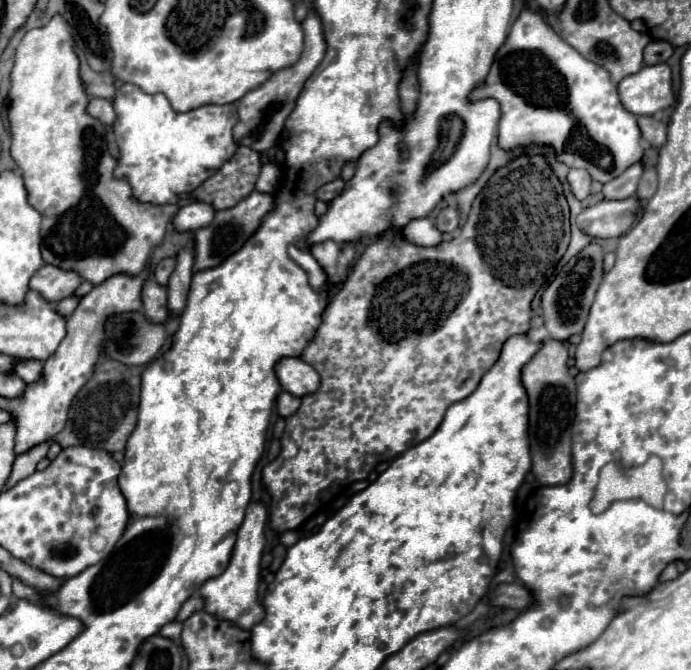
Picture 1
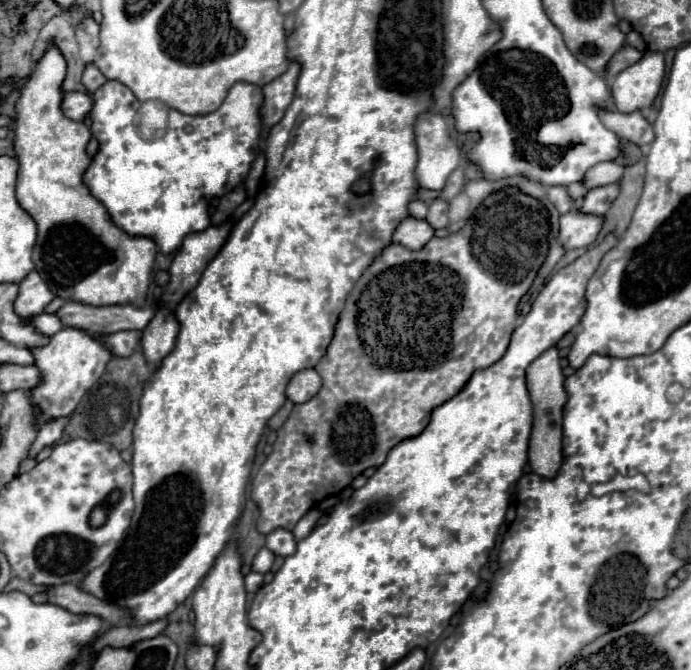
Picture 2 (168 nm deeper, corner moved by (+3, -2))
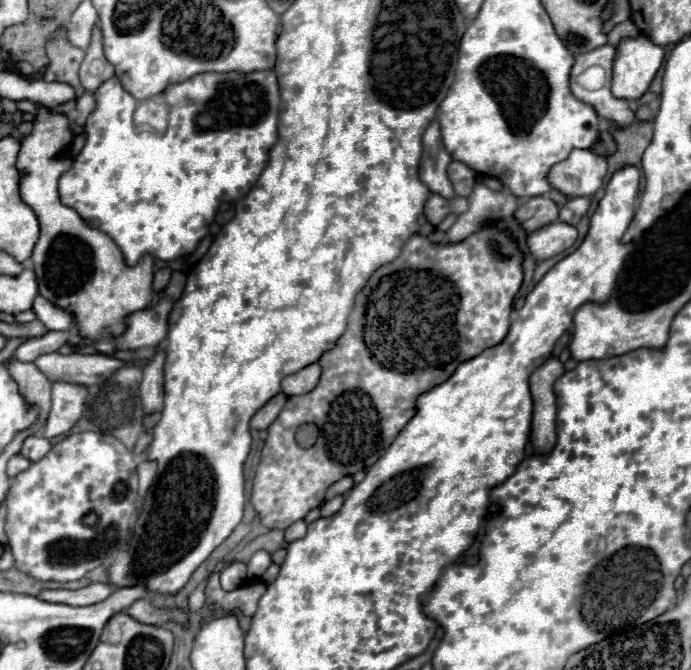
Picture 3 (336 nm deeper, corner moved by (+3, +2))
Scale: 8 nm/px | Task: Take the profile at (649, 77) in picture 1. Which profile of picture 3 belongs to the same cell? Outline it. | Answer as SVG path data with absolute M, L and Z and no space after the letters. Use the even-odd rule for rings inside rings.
M645 34L621 40L613 64L613 96L639 100L649 90L649 84L661 68L663 56L663 48L653 44Z

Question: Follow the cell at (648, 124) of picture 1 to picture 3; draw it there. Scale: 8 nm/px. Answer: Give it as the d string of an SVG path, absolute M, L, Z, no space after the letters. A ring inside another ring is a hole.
M607 44L607 46L601 46L593 52L587 52L587 54L581 54L581 56L575 56L575 66L571 70L571 92L585 104L591 104L595 108L595 112L599 114L601 120L613 120L613 130L615 128L629 128L637 116L635 112L631 110L629 102L627 100L619 100L611 94L609 90L609 84L611 84L611 70L613 70L613 60L617 56L617 48Z

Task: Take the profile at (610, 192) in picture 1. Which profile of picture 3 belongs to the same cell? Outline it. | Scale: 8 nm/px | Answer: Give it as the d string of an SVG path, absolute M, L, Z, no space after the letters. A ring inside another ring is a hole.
M587 196L569 198L567 204L565 204L565 206L561 208L561 212L559 212L559 220L577 226L577 222L581 222L581 218L587 214L589 206L591 206L591 198L587 198Z

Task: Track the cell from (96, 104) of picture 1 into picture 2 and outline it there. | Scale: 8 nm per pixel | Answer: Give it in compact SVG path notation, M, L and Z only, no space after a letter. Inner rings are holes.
M63 92L61 110L71 120L83 120L93 106L93 100L85 92Z

